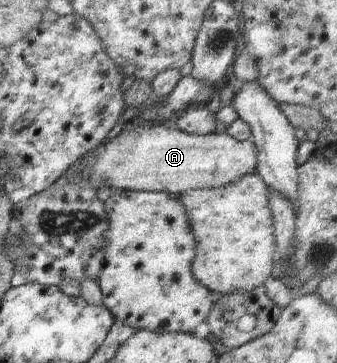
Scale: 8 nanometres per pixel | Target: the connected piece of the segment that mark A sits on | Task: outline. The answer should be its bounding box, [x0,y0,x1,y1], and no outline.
[80,124,258,196]

